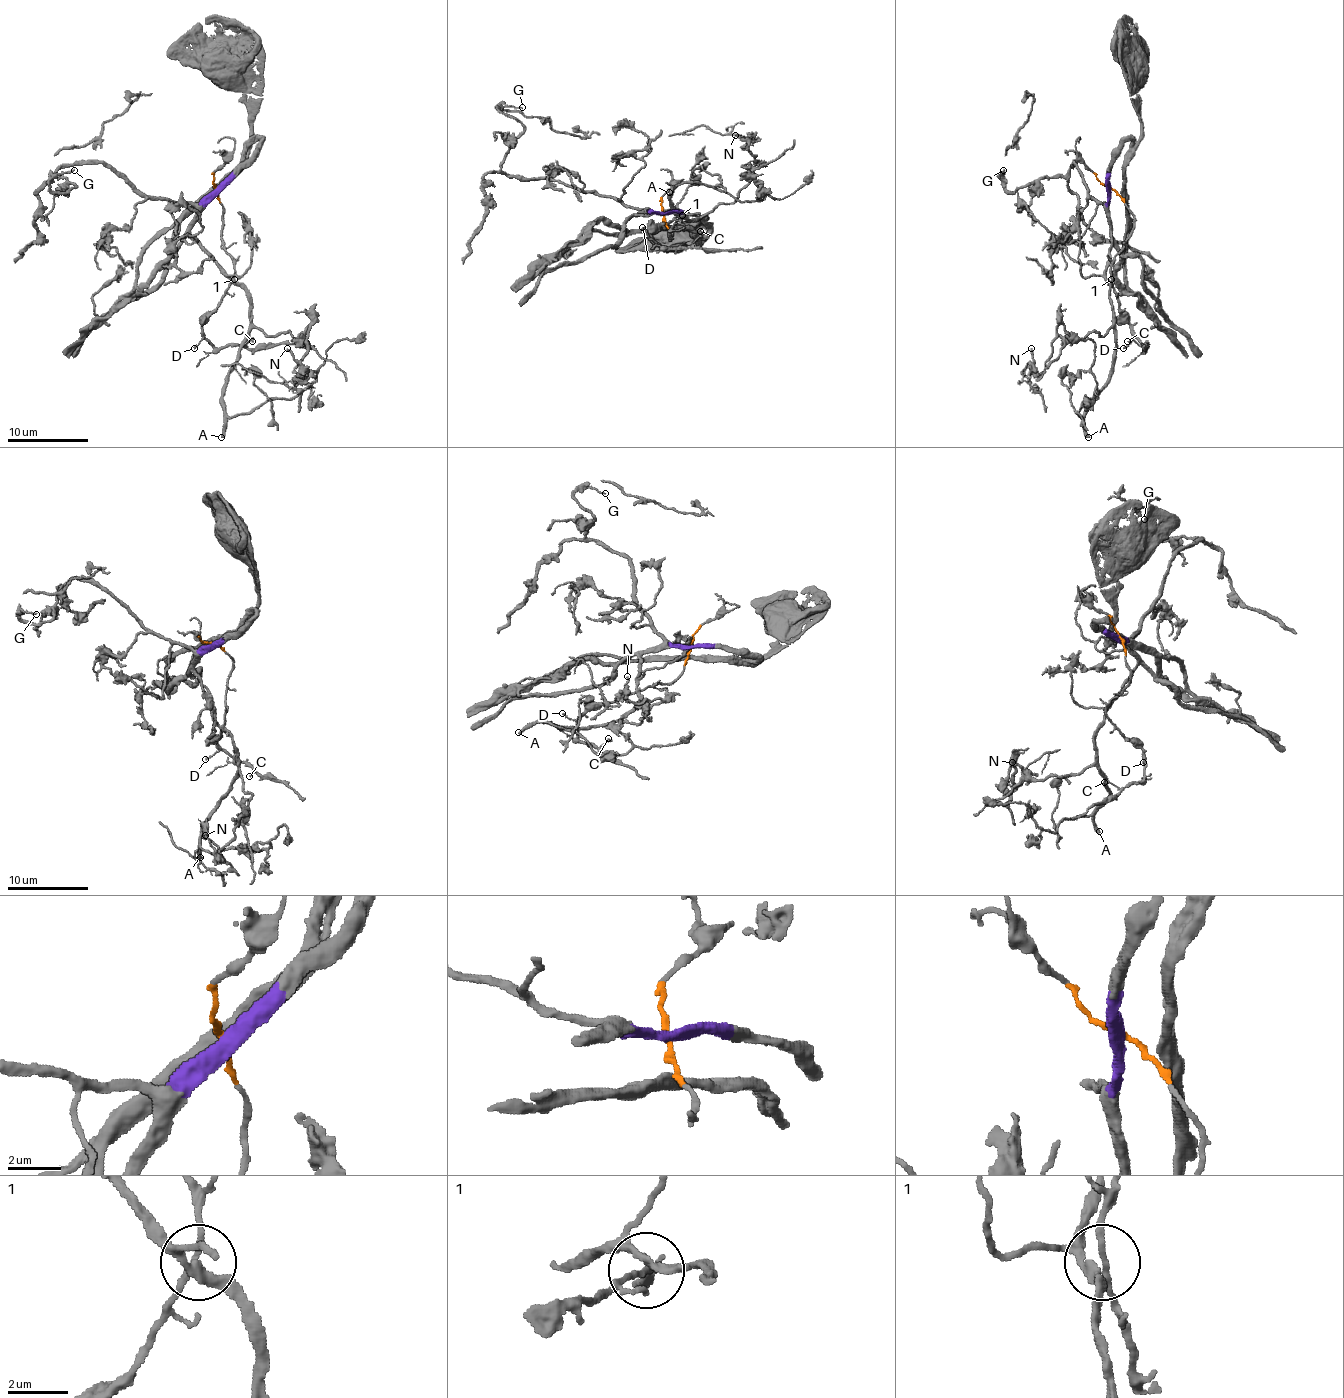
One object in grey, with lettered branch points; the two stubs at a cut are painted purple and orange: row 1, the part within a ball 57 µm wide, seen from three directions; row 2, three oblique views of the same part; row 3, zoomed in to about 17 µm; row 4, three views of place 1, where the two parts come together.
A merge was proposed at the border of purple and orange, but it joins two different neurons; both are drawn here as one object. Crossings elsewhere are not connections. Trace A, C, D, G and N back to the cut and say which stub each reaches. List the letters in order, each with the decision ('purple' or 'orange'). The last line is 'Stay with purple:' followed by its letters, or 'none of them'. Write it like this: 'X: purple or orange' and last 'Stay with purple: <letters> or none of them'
A: purple
C: orange
D: orange
G: purple
N: purple
Stay with purple: A, G, N

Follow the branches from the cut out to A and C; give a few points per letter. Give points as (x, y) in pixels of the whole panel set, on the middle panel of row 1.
A: (664, 213), (637, 215), (668, 213), (672, 209), (698, 217), (680, 217), (670, 201), (672, 188), (670, 192)
C: (664, 213), (670, 237), (672, 227), (682, 215), (664, 223), (650, 237), (664, 249), (690, 247), (700, 231)

